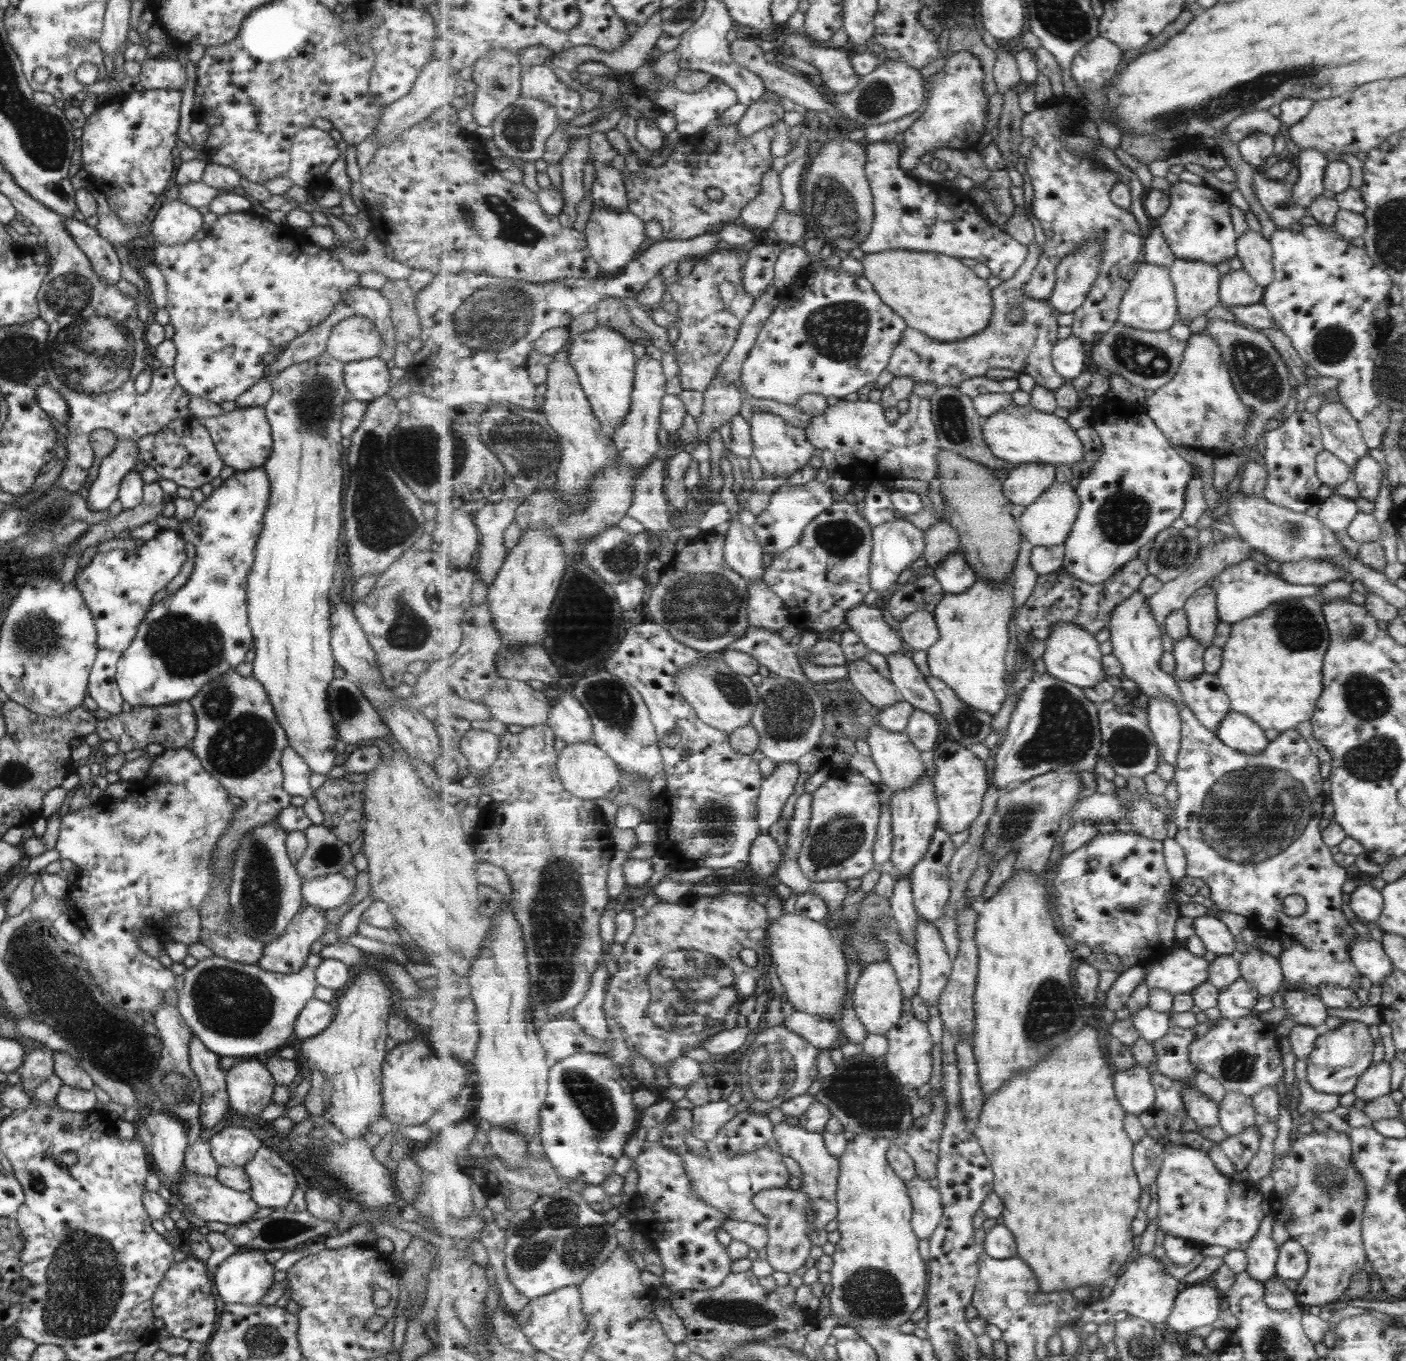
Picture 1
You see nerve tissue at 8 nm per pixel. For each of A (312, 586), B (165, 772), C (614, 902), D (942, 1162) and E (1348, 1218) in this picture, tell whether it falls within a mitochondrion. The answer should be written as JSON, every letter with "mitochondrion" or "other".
{"A":"other","B":"other","C":"other","D":"other","E":"mitochondrion"}

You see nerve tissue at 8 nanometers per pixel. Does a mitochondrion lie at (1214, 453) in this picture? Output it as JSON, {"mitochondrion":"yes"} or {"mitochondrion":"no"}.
{"mitochondrion":"no"}

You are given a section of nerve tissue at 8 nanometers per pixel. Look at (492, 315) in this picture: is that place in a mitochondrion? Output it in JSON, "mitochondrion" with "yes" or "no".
{"mitochondrion":"yes"}

